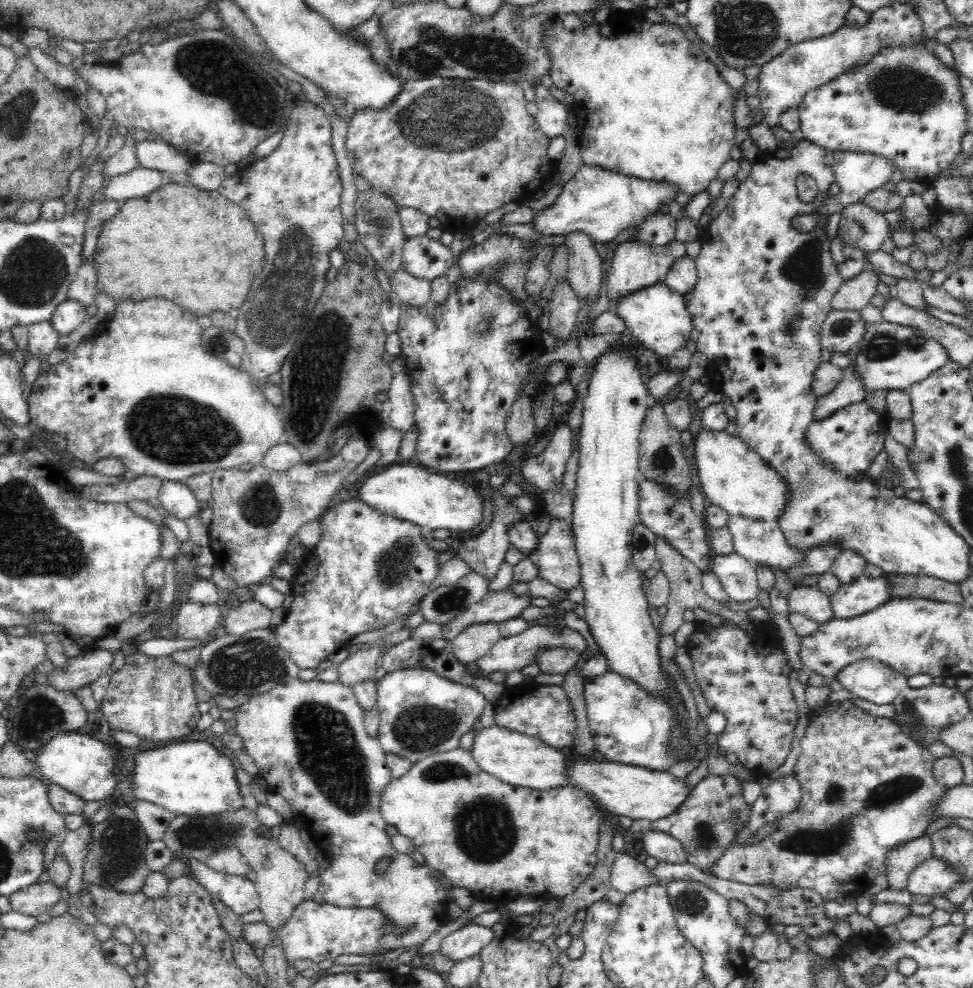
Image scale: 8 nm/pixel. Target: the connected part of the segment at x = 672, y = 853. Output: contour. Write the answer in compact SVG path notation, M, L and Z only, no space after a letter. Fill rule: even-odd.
M643 831L644 850L648 856L664 863L685 863L687 855L682 844L668 834L662 832Z

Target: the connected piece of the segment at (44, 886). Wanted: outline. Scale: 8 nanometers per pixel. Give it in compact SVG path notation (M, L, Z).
M47 881L34 883L25 890L14 892L8 896L8 902L12 911L36 918L49 913L64 896L64 890Z

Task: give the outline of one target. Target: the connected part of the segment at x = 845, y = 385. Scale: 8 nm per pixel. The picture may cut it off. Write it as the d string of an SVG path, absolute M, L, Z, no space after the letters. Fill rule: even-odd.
M856 345L846 354L850 358L850 365L843 370L843 376L836 388L824 396L818 397L815 408L815 420L822 420L833 412L846 408L849 404L856 404L864 401L868 390L863 385L864 381L858 375L856 360L858 360L859 346Z

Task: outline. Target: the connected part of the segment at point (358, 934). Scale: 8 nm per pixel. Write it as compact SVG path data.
M313 899L302 901L292 916L281 925L280 929L270 929L264 922L244 926L244 939L252 948L274 945L282 947L286 966L293 966L296 961L309 960L316 966L322 960L335 960L343 954L377 955L380 954L380 939L388 933L401 937L406 931L396 927L388 917L374 908L343 908L328 903L316 903Z

